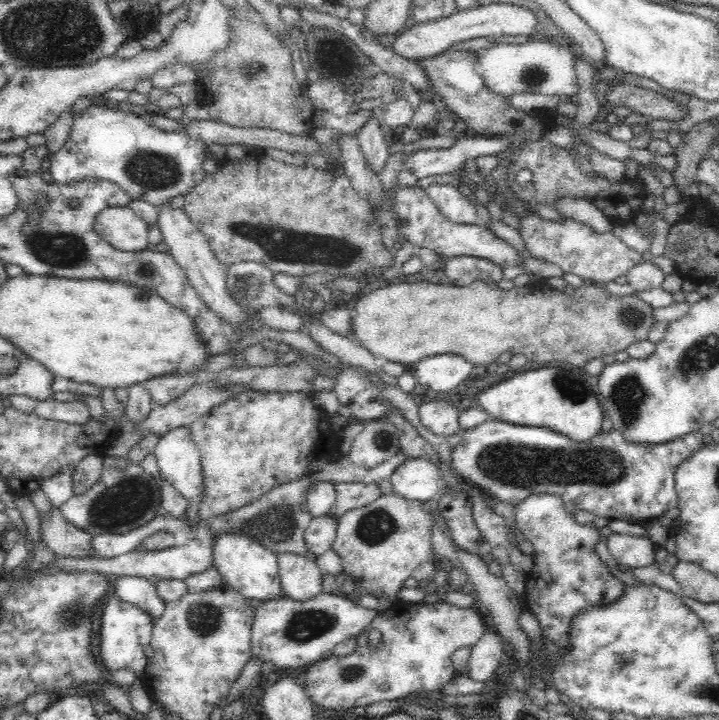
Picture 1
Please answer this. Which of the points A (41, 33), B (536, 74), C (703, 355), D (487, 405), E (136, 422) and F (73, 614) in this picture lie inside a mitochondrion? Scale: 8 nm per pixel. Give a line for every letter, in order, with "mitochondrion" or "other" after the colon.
A: mitochondrion
B: mitochondrion
C: mitochondrion
D: other
E: other
F: mitochondrion

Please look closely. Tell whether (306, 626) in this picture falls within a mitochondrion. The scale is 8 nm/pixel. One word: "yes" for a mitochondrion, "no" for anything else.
yes

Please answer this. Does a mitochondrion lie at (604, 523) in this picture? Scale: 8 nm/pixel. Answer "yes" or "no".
no

